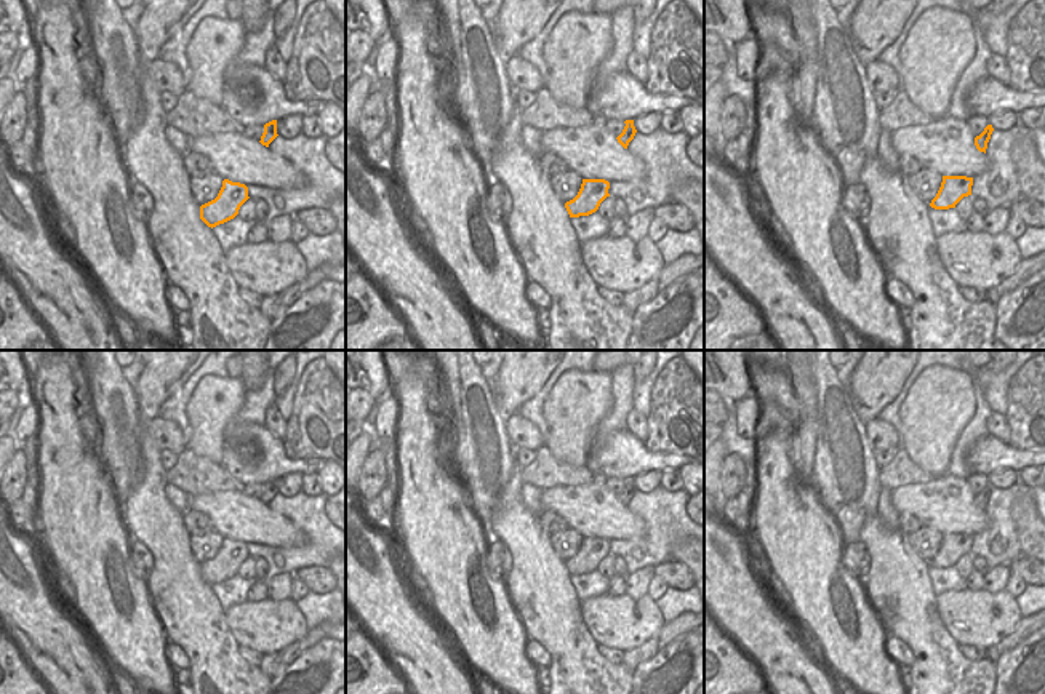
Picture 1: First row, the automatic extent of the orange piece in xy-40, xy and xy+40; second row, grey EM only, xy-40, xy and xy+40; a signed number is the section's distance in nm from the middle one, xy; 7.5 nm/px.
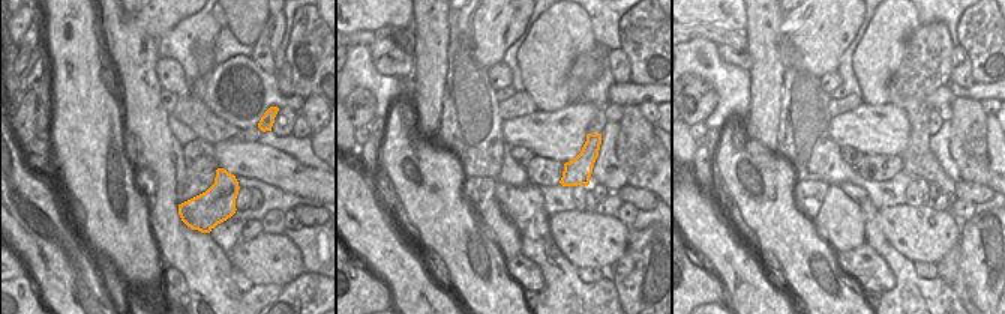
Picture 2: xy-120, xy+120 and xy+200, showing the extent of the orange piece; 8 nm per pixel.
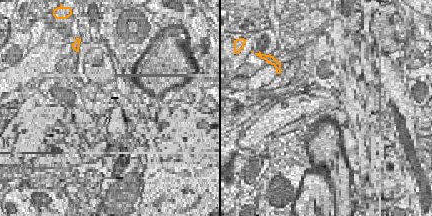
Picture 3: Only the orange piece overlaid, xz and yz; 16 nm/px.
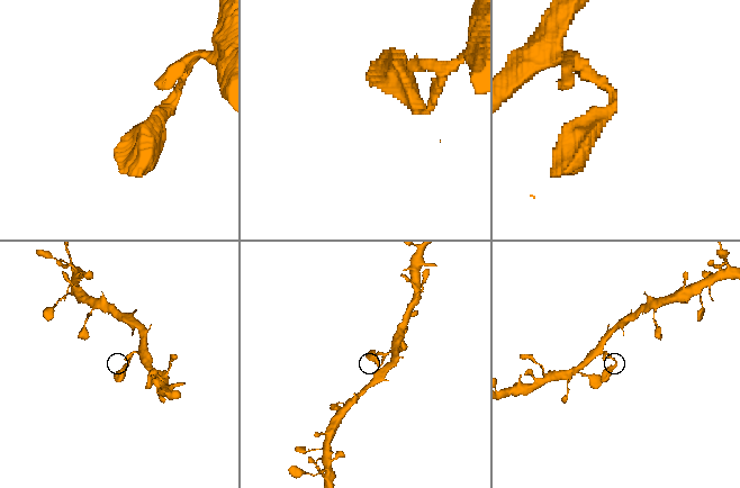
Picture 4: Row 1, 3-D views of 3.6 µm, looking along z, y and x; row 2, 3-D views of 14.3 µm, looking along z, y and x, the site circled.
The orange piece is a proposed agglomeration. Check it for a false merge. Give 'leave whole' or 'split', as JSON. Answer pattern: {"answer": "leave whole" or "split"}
{"answer": "leave whole"}

